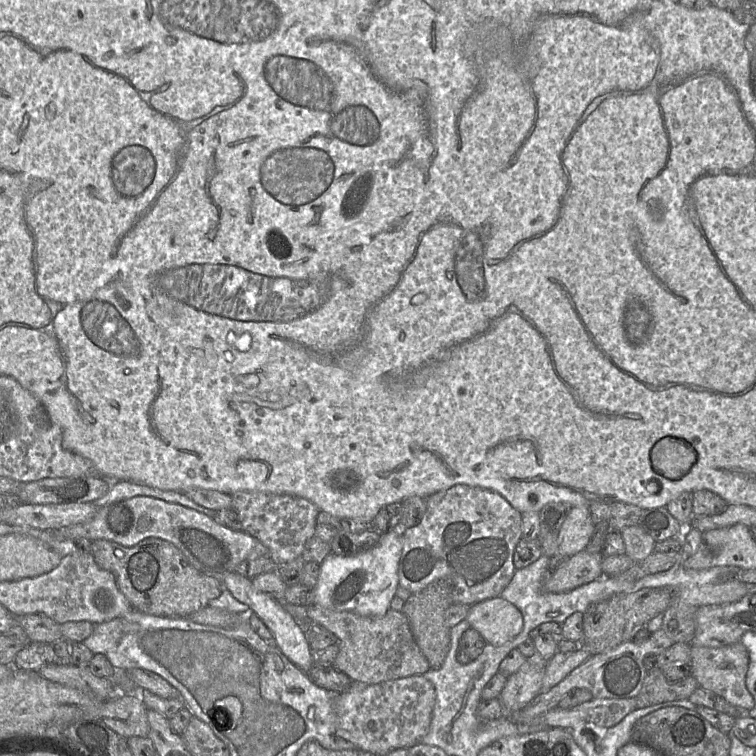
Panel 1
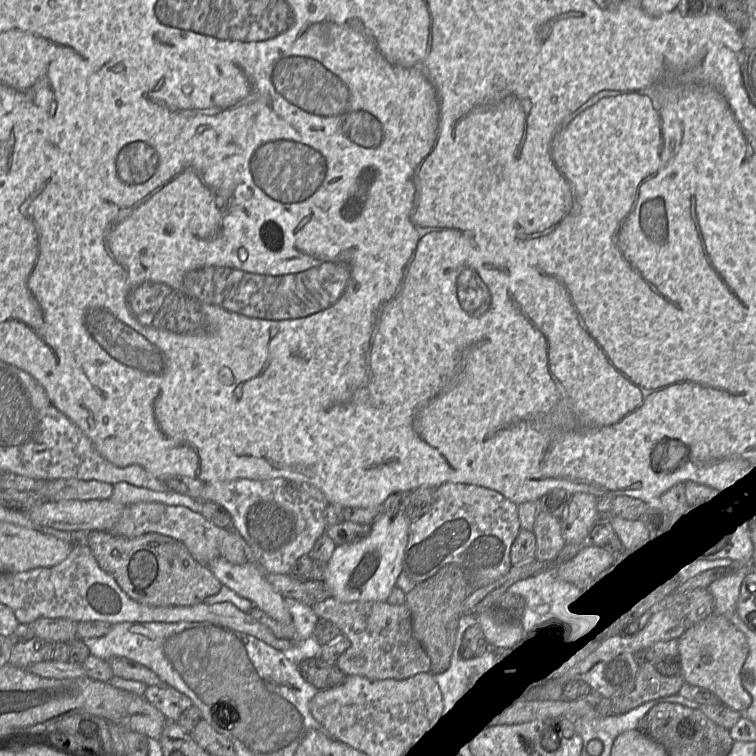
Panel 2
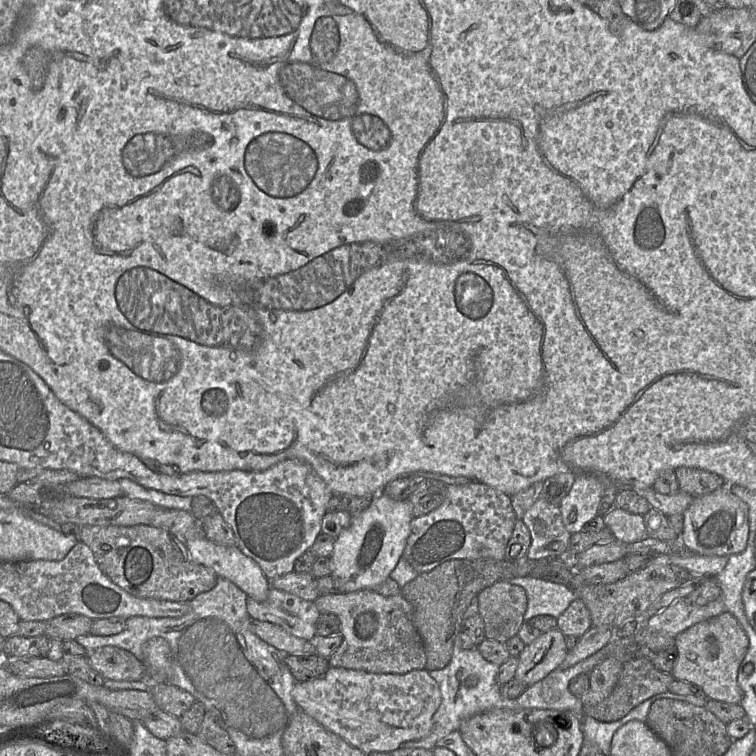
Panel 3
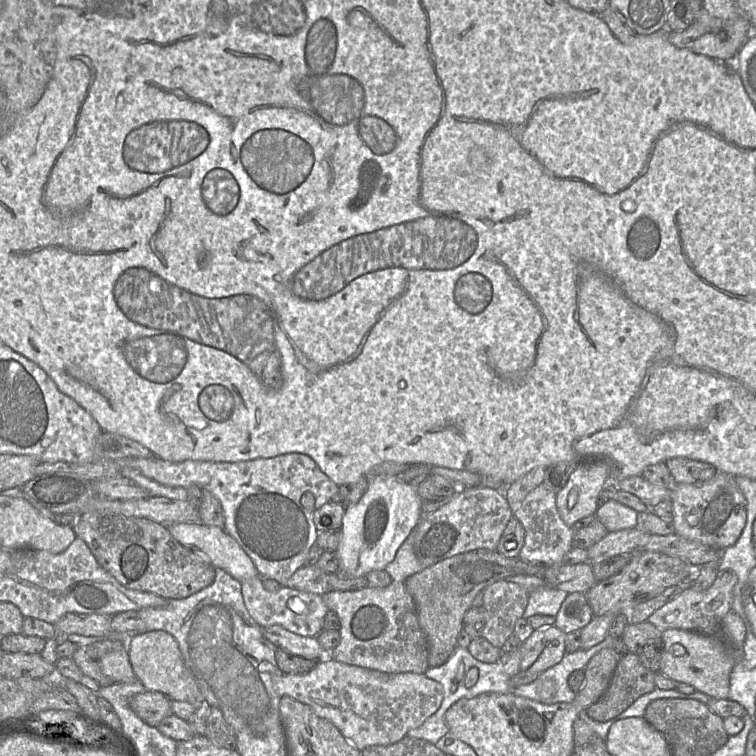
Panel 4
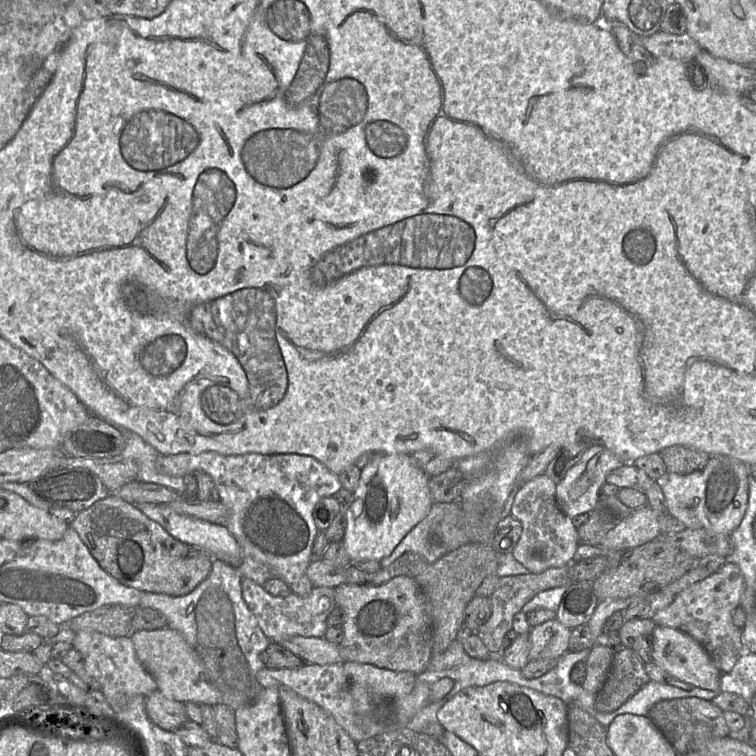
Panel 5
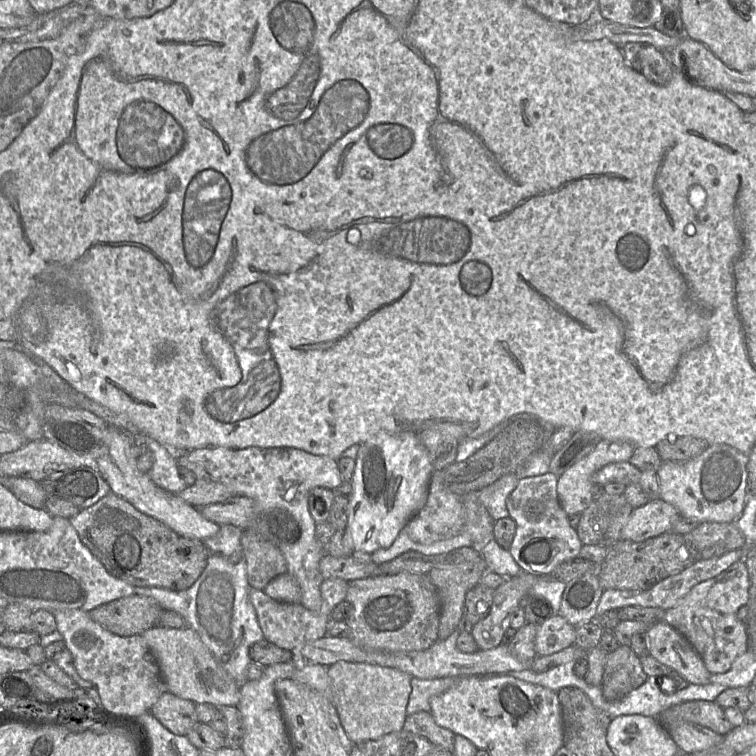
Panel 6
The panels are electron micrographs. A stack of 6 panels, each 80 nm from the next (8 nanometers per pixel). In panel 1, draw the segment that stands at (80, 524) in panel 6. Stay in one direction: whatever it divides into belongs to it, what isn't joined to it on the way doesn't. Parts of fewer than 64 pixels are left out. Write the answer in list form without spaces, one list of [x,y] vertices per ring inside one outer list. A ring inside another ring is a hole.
[[[146,538],[132,547],[99,539],[91,542],[91,554],[101,569],[113,574],[132,609],[148,615],[189,617],[222,592],[219,580],[195,569],[175,545],[160,538]]]

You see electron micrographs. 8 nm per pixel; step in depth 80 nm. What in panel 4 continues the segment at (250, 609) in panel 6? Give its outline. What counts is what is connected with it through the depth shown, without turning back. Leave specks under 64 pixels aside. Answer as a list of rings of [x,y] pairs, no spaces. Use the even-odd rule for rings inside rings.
[[[215,568],[215,579],[211,585],[187,598],[168,600],[163,607],[141,609],[139,615],[145,624],[145,632],[162,630],[175,638],[184,665],[196,680],[204,701],[221,710],[225,721],[233,729],[237,742],[240,733],[266,736],[274,726],[281,723],[281,696],[274,687],[283,674],[275,659],[278,648],[264,636],[262,627],[249,614],[240,581],[223,569]]]

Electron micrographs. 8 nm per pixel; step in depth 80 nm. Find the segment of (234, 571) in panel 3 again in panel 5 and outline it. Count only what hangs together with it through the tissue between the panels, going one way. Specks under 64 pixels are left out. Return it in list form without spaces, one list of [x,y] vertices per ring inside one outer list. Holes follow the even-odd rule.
[[[140,503],[135,505],[144,515],[160,524],[171,536],[189,545],[199,546],[213,558],[219,558],[238,567],[243,561],[240,545],[225,525],[219,525],[198,518],[174,512],[165,503]]]

